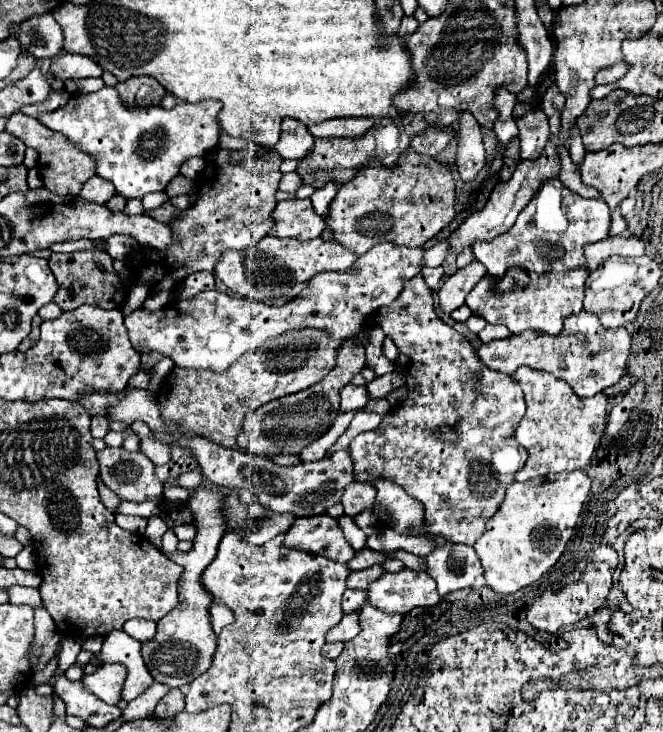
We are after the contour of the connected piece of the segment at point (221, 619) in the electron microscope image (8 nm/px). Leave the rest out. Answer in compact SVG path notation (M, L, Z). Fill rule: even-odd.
M213 603L209 613L211 613L211 625L213 625L215 633L219 633L225 625L233 623L233 611L223 603Z

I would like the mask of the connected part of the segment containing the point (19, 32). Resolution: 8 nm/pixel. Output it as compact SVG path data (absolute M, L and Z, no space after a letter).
M51 13L33 15L23 23L11 25L9 37L15 37L23 51L35 59L51 59L63 49L63 29Z

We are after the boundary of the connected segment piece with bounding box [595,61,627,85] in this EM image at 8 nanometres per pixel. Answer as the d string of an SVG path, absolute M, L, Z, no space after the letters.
M617 63L613 67L607 67L607 69L601 69L597 73L597 79L595 79L595 85L605 85L605 83L615 83L623 77L623 71L627 71L627 63Z

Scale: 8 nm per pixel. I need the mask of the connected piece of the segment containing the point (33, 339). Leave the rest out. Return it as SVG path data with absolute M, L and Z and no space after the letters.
M35 317L35 319L33 319L33 329L31 329L29 337L19 345L19 351L27 351L29 347L33 347L33 345L37 343L37 339L39 339L39 325L41 325L41 319Z

